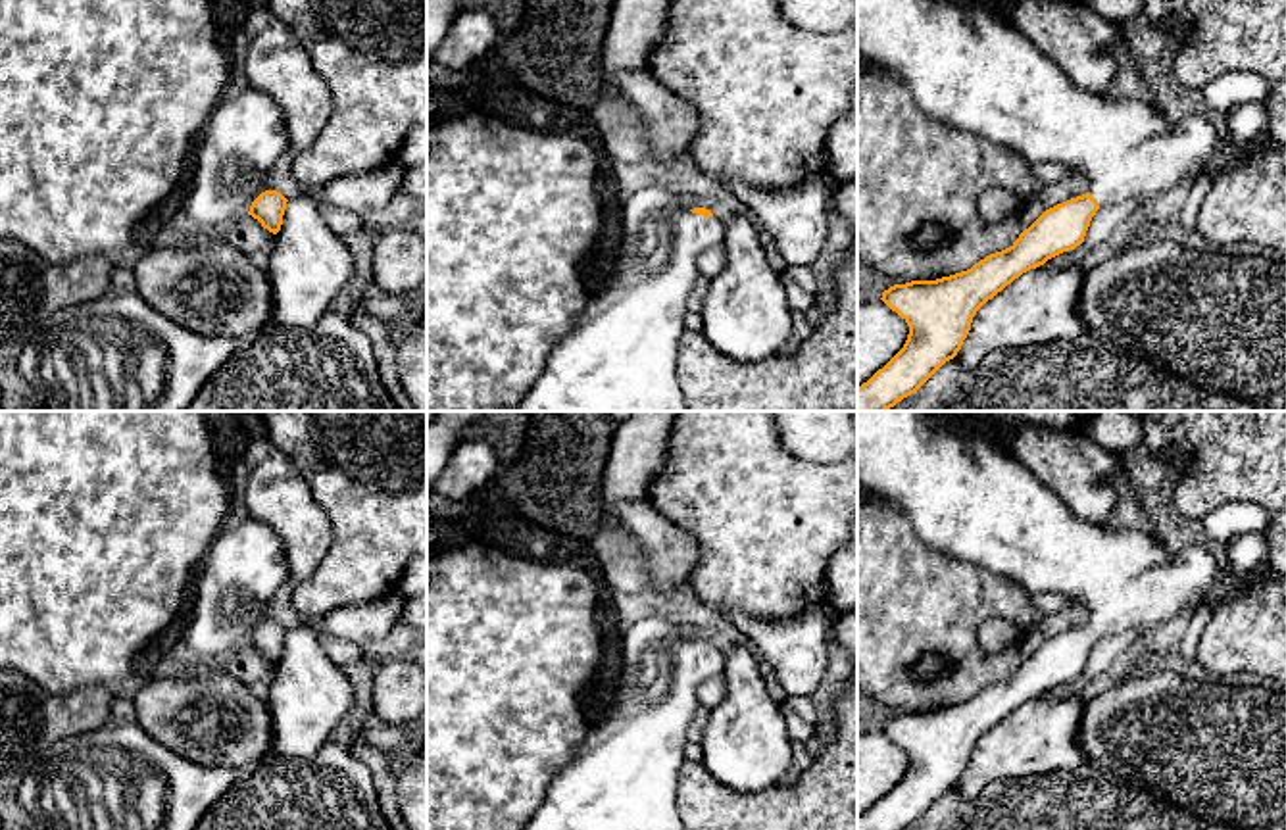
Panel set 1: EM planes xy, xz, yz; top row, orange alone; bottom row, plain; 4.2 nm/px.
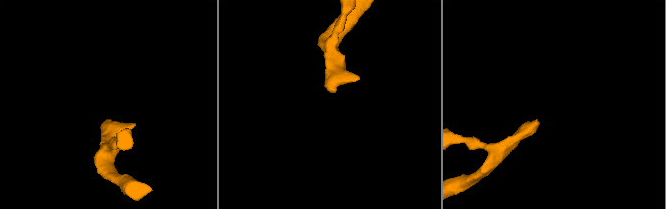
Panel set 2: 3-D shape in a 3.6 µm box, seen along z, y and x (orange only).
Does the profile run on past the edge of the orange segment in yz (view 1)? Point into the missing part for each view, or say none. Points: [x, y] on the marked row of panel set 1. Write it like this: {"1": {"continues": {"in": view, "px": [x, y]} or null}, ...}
{"1": {"continues": {"in": "yz", "px": [965, 66]}}}

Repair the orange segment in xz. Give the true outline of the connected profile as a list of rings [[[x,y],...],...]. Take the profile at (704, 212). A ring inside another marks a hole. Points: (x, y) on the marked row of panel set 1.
[[[661,184],[621,204],[621,242],[611,279],[594,294],[546,359],[519,411],[686,411],[679,386],[679,348],[688,296],[705,248],[723,246],[725,225],[705,208],[684,209]]]

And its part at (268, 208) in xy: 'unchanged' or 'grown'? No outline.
grown

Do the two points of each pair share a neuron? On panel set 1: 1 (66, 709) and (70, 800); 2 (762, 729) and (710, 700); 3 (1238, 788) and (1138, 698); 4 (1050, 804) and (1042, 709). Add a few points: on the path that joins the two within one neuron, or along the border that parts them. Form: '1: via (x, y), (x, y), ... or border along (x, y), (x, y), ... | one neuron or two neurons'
1: border along (108, 721), (91, 731), (60, 738), (33, 765) | two neurons
2: border along (723, 677), (725, 694), (710, 709) | two neurons
3: via (1213, 763), (1163, 713) | one neuron
4: border along (1087, 759), (1071, 769), (1004, 781) | two neurons

